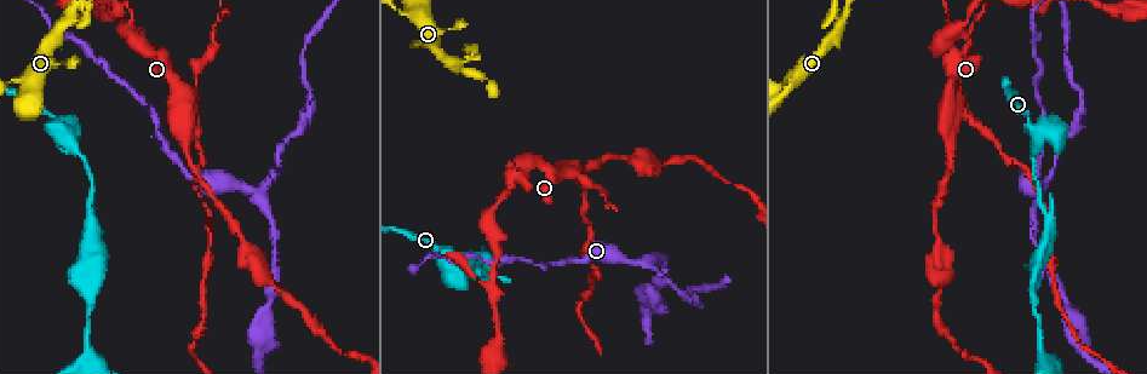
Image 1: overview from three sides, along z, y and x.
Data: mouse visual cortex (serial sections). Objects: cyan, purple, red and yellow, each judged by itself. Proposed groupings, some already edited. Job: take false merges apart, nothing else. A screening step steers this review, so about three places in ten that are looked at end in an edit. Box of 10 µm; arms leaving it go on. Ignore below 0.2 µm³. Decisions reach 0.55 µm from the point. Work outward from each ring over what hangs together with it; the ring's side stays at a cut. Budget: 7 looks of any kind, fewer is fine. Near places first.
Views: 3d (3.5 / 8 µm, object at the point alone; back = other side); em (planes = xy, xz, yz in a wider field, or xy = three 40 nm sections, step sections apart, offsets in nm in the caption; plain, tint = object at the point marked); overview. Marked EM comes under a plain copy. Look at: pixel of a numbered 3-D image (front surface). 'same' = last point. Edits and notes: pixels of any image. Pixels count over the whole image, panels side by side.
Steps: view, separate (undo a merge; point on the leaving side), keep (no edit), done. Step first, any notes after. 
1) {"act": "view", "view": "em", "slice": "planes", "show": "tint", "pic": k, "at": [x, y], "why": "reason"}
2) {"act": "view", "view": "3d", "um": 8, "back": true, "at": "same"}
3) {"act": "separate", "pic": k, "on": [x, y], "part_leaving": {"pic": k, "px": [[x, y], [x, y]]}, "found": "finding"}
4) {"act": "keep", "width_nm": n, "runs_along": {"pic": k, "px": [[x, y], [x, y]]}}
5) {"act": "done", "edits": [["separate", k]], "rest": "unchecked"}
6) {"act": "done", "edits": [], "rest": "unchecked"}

{"act": "view", "view": "3d", "um": 3.5, "pic": 1, "at": [570, 171], "why": "four or more arms meet"}

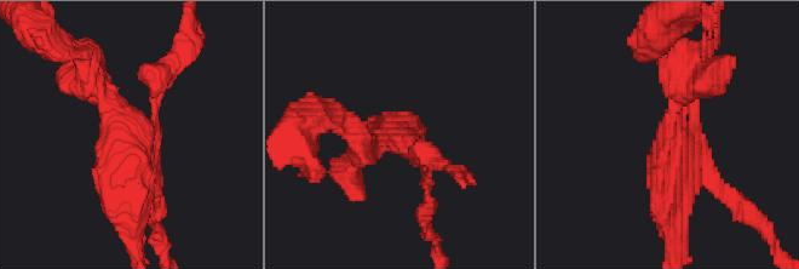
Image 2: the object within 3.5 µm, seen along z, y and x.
{"act": "view", "view": "em", "slice": "xy", "step": 3, "show": "tint", "pic": 2, "at": [398, 136]}

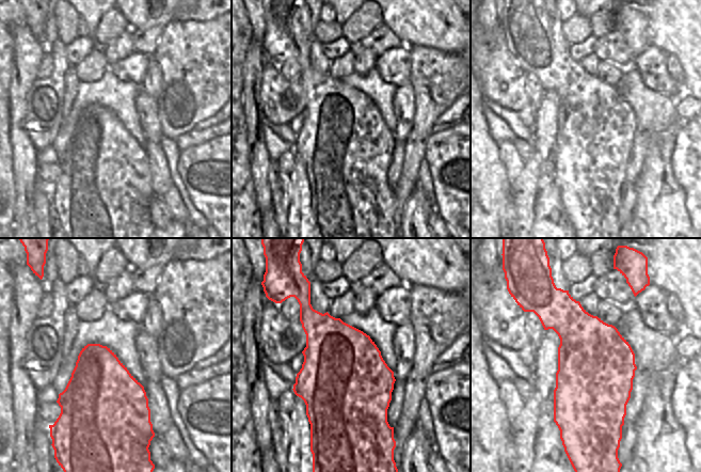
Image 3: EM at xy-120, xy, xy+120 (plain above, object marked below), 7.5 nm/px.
{"act": "view", "view": "em", "slice": "planes", "show": "tint", "at": "same"}

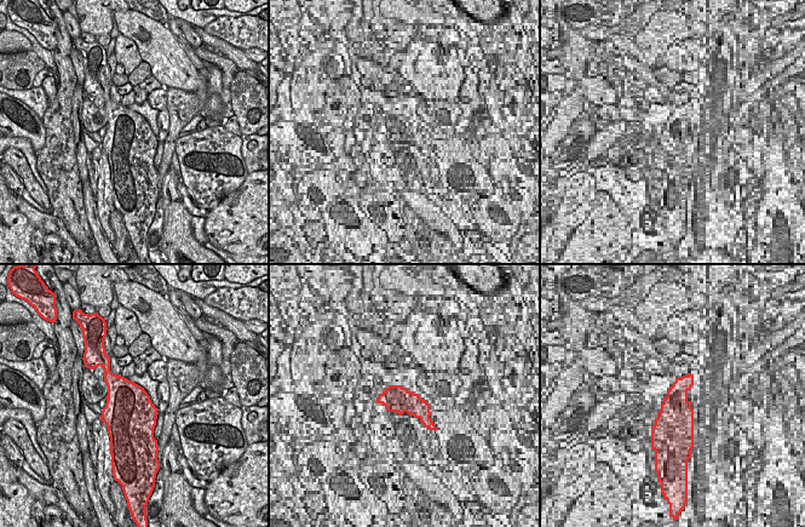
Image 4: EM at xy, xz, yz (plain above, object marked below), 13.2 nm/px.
{"act": "separate", "pic": 2, "on": [150, 75], "arm_widths_nm": [150, 200, 300, 400], "part_leaving": {"pic": 2, "px": [[703, 161], [775, 244]]}, "found": "a second cell is stuck on"}

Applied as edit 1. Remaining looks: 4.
{"act": "view", "view": "3d", "um": 3.5, "pic": 1, "at": [256, 190]}

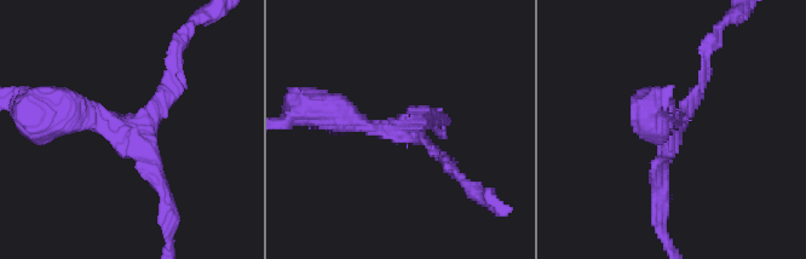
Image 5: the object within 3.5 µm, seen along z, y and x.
{"act": "view", "view": "em", "slice": "planes", "show": "tint", "pic": 5, "at": [398, 131], "arms": 3, "arm_widths_nm": [150, 200, 450], "why": "need the tissue"}

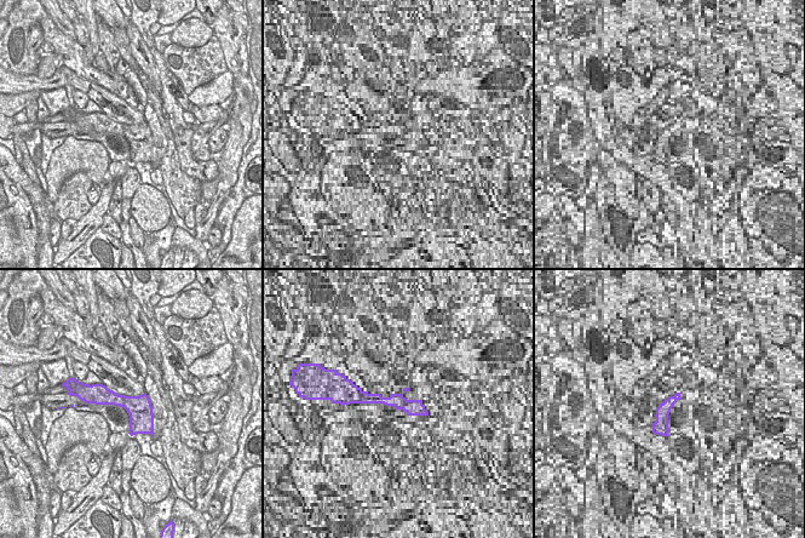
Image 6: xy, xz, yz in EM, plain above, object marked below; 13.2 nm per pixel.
{"act": "keep", "width_nm": 340, "runs_along": {"pic": 5, "px": [[55, 111], [128, 127], [166, 194]]}, "found": "all the same cell"}

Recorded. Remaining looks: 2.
{"act": "view", "view": "3d", "um": 3.5, "pic": 1, "at": [455, 63], "why": "arms run side by side"}

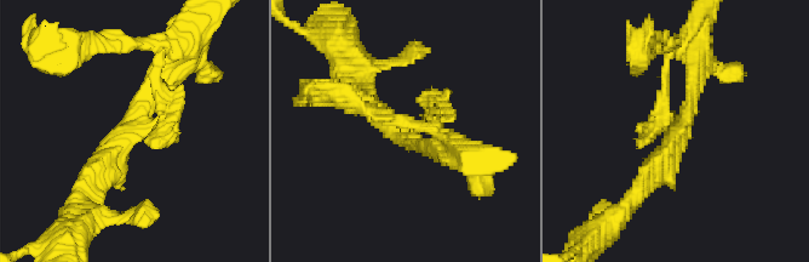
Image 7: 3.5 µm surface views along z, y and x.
{"act": "view", "view": "em", "slice": "planes", "show": "tint", "pic": 7, "at": [130, 130]}

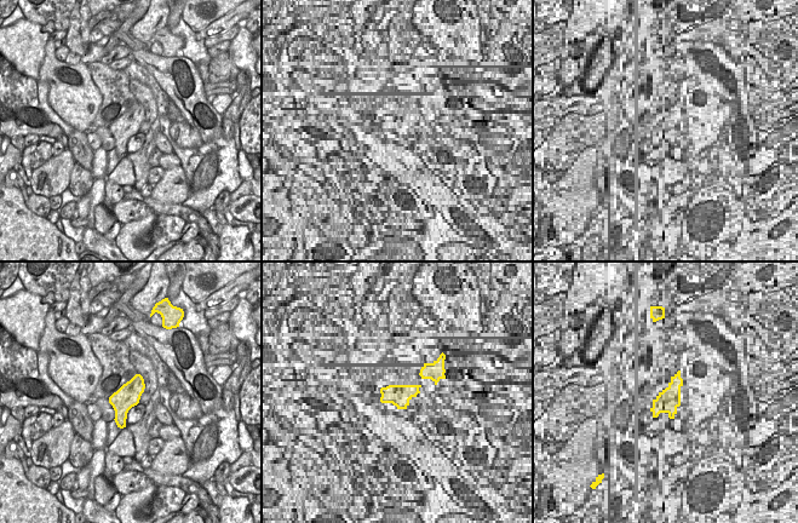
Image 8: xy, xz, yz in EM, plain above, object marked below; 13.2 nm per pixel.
{"act": "keep", "found": "continuous, no second cell"}

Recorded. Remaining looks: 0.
{"act": "done", "edits": [["separate", 2]], "rest": "unchecked"}

